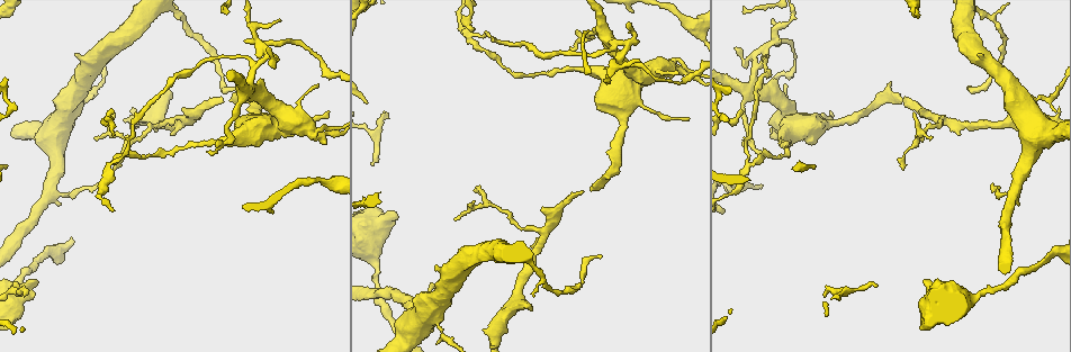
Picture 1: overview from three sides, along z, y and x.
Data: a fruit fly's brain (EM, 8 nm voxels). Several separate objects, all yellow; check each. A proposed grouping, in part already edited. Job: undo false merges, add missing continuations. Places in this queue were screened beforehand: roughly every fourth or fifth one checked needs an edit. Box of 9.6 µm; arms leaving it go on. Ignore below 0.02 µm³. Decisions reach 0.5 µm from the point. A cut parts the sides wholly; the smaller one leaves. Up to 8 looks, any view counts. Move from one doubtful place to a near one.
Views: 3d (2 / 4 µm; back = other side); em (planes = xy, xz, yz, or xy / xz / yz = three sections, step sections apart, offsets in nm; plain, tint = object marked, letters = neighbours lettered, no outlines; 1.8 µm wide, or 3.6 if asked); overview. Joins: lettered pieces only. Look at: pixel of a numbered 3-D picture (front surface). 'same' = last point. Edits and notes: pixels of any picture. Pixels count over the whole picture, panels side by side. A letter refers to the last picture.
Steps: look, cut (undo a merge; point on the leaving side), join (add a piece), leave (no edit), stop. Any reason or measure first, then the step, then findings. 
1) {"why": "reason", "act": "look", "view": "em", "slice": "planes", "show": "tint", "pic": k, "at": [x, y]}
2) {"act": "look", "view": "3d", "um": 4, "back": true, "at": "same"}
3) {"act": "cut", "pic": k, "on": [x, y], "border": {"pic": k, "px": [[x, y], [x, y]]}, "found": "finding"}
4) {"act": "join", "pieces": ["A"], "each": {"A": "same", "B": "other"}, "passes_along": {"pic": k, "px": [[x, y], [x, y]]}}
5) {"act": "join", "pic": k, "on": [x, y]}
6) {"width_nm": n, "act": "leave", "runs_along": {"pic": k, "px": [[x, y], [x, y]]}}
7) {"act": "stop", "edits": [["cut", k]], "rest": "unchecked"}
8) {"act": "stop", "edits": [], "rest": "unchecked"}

{"why": "branch stops here", "act": "look", "view": "em", "slice": "planes", "show": "letters", "pic": 1, "at": [591, 189]}

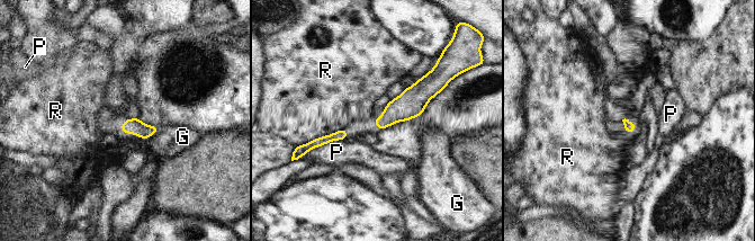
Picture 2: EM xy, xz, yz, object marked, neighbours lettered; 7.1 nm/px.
{"longest_contact_nm": ["R", 340], "act": "leave", "each": {"G": "other", "P": "other", "R": "other"}, "border": {"pic": 2, "px": [[343, 127], [312, 139], [302, 145]]}, "found": "no lettered piece goes on from it"}

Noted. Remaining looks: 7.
{"why": "branch stops here", "act": "look", "view": "3d", "um": 4, "pic": 1, "at": [967, 88]}

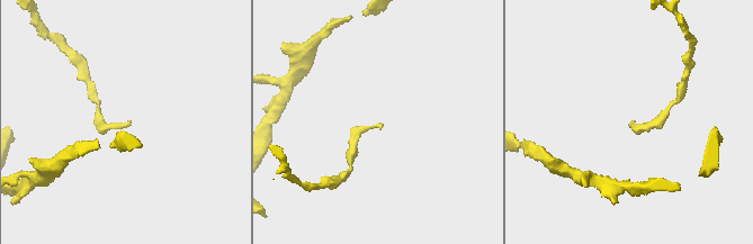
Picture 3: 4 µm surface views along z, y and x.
{"why": "need the tissue", "act": "look", "view": "em", "slice": "planes", "show": "tint", "pic": 3, "at": [131, 123]}

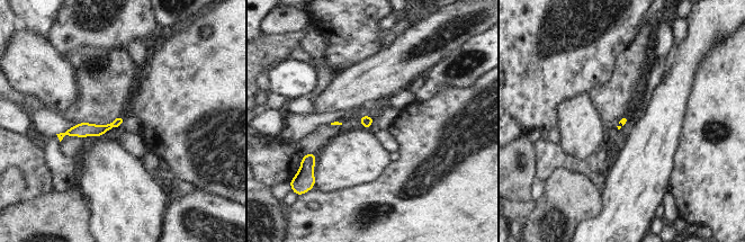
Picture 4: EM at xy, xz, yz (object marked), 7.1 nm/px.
{"act": "look", "view": "em", "slice": "planes", "show": "letters", "at": "same"}

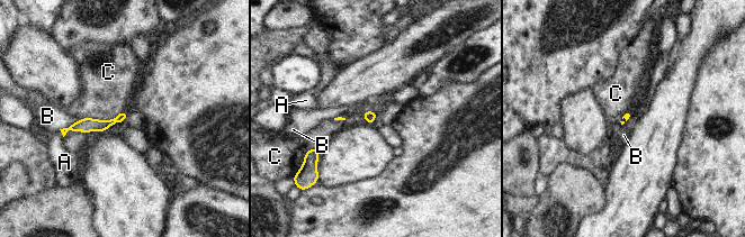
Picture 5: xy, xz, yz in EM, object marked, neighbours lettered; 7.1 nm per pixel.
{"act": "leave", "each": {"A": "other", "B": "other", "C": "other"}, "border": {"pic": 5, "px": [[122, 112], [109, 119], [81, 119]]}, "found": "no lettered piece goes on from it"}

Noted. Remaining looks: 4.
{"why": "thin end", "act": "look", "view": "3d", "um": 4, "back": true, "pic": 1, "at": [992, 182]}

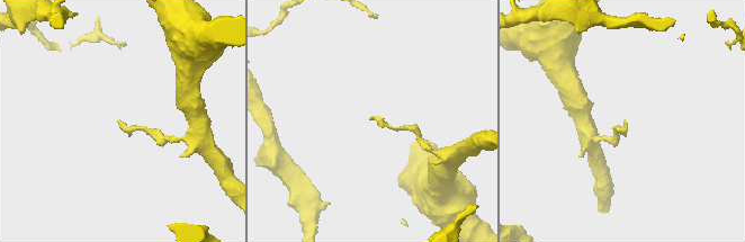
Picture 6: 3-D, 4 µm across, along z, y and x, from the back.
{"act": "look", "view": "em", "slice": "xy", "step": 4, "show": "tint", "pic": 6, "at": [119, 119]}

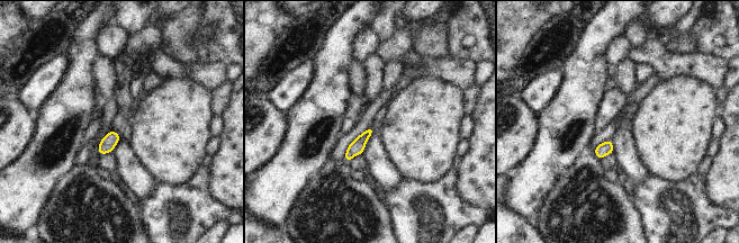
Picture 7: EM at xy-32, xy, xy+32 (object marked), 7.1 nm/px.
{"why": "another direction", "act": "look", "view": "em", "slice": "planes", "show": "letters", "at": "same"}

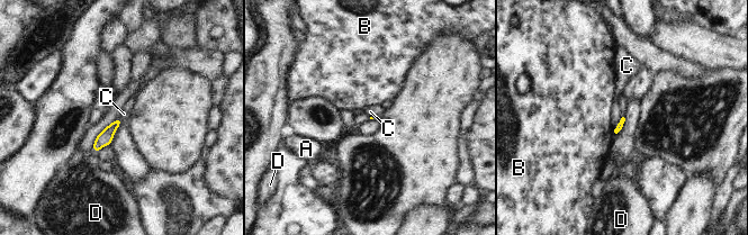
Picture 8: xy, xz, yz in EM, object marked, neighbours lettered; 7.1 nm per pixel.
{"act": "leave", "each": {"A": "other", "B": "other", "C": "other", "D": "other"}, "border": {"pic": 8, "px": [[622, 116], [615, 128]]}, "found": "no lettered piece goes on from it"}

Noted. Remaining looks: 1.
{"act": "stop", "edits": [], "rest": "unchecked"}

